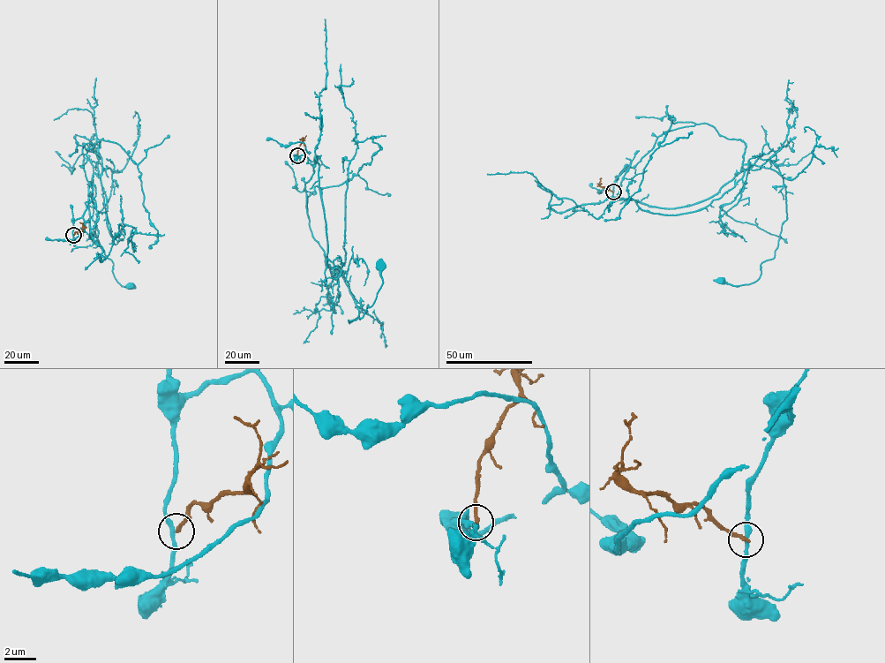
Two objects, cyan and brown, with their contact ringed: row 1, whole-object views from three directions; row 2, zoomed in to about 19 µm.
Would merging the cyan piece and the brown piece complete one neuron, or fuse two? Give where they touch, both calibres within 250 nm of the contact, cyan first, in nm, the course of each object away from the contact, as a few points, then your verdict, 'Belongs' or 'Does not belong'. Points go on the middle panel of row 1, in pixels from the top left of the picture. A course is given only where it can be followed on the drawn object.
Place: (297, 155). Thickness 260 nm (cyan) against 240 nm. Course of cyan: (297, 156), (314, 170), (304, 188), (312, 236), (358, 310), (349, 323), (372, 304), (380, 267). Course of brown: (297, 155), (303, 139), (299, 139). Does not belong

